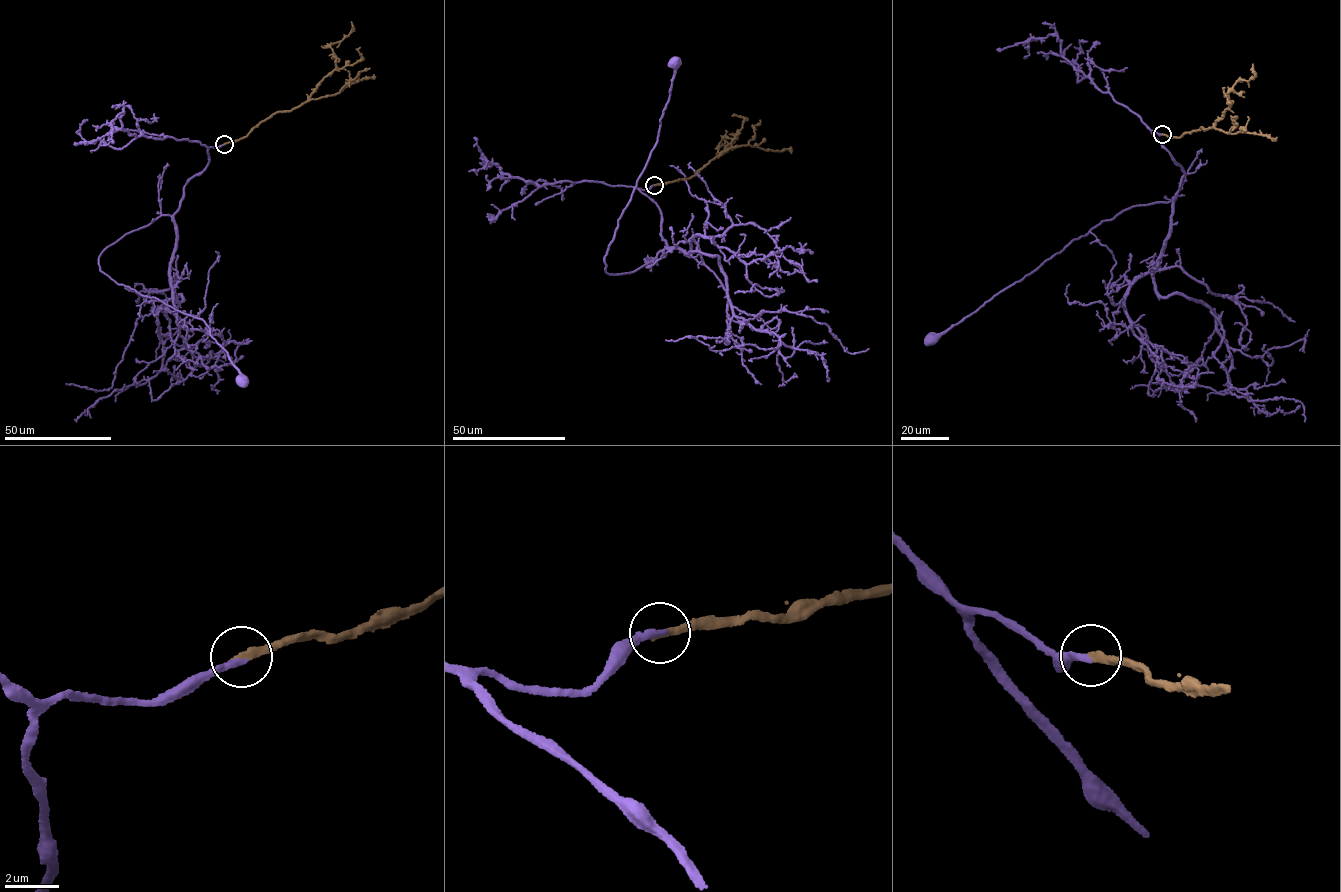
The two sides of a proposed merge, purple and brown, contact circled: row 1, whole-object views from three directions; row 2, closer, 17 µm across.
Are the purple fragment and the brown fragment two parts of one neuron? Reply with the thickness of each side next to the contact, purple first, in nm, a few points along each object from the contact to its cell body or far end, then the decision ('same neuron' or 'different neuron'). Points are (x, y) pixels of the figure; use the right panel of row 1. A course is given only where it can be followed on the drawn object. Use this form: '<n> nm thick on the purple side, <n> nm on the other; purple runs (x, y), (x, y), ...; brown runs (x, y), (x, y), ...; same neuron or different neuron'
280 nm thick on the purple side, 280 nm on the other; purple runs (1162, 134), (1151, 131), (1184, 174), (1173, 201), (1173, 197), (1166, 202), (1135, 205), (1100, 221), (933, 339); brown runs (1162, 134), (1178, 138), (1201, 127), (1212, 128), (1229, 108), (1228, 93), (1239, 80), (1254, 77), (1252, 64); same neuron

